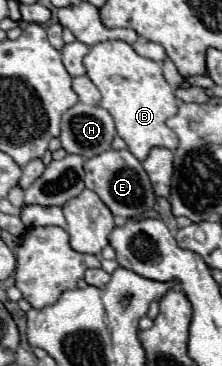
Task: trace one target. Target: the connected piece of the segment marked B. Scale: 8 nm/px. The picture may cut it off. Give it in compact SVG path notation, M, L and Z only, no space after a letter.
M105 41L89 49L83 65L87 77L101 91L101 107L115 119L117 135L139 161L143 161L153 147L167 147L173 151L179 145L175 131L165 125L165 121L177 113L177 99L173 87L165 81L159 63L137 55L125 41Z

